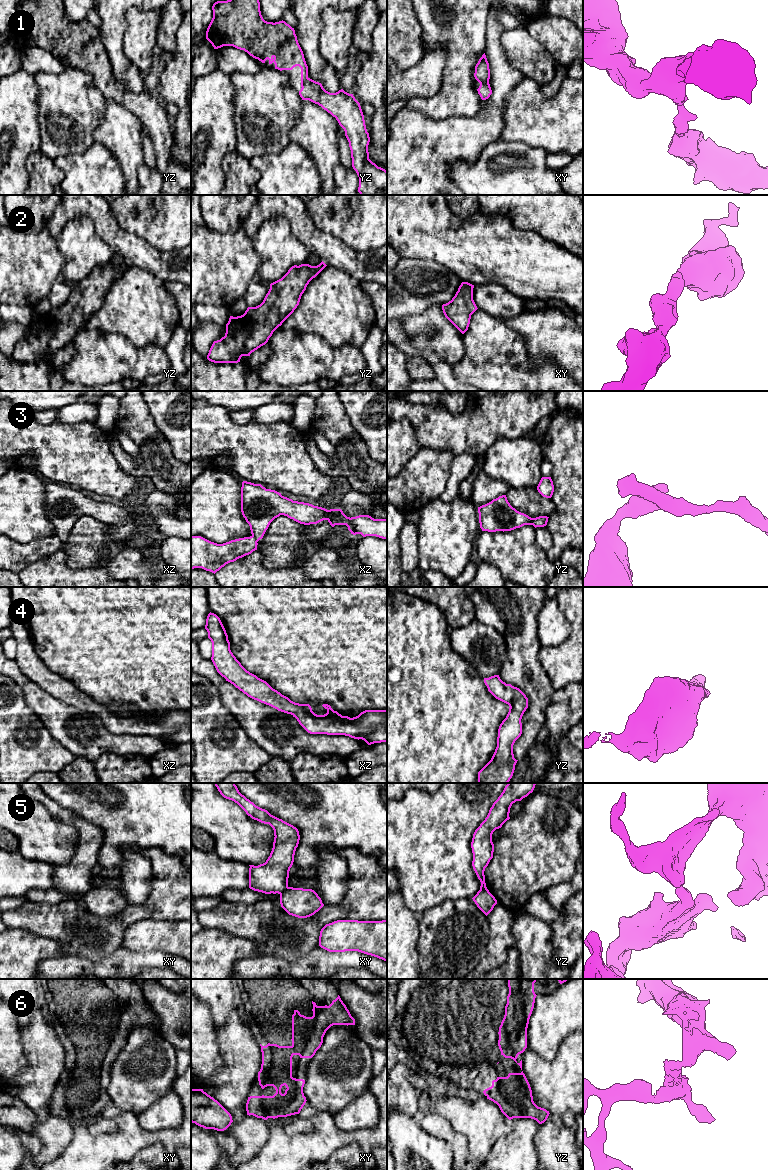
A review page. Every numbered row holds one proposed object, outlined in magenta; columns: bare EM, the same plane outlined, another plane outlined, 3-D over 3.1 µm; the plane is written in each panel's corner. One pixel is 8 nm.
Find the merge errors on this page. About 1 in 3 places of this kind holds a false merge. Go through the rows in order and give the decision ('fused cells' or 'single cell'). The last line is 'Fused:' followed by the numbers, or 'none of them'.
1: single cell
2: single cell
3: fused cells
4: single cell
5: fused cells
6: single cell
Fused: 3, 5

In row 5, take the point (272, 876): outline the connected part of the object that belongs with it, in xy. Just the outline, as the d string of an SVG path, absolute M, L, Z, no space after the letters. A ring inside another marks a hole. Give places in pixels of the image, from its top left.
M215 783L220 794L237 803L248 816L264 824L269 824L274 830L274 842L270 856L265 863L258 866L249 865L249 888L265 894L281 894L288 888L289 871L294 862L294 855L298 847L300 835L293 825L271 815L267 810L256 806L253 802L242 795L235 783Z

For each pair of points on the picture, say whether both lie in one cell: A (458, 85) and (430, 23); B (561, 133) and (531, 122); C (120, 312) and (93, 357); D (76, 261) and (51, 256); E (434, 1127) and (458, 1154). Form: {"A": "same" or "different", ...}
{"A": "same", "B": "same", "C": "different", "D": "different", "E": "same"}

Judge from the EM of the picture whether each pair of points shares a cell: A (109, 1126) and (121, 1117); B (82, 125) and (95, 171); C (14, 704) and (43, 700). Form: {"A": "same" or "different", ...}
{"A": "different", "B": "different", "C": "different"}

